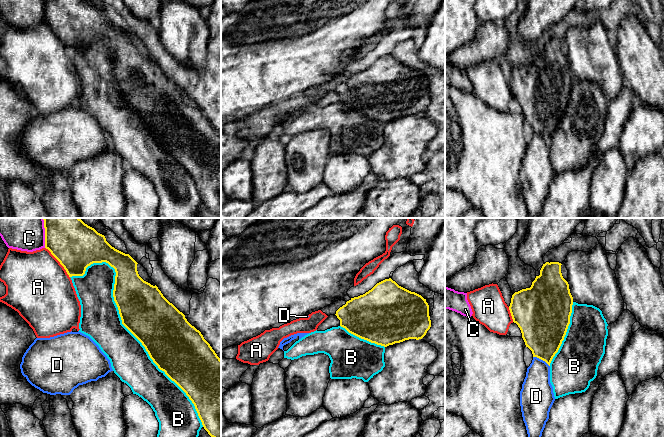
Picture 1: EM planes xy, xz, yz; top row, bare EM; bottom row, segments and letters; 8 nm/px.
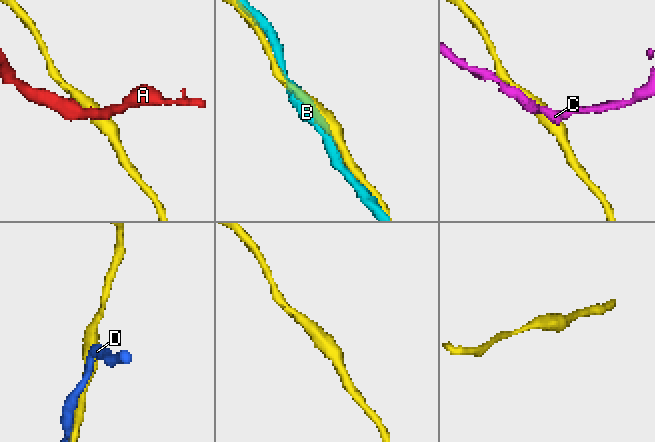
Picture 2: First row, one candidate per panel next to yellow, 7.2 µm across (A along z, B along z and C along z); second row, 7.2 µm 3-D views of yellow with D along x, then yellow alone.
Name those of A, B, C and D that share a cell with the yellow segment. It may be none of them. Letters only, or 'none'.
B

